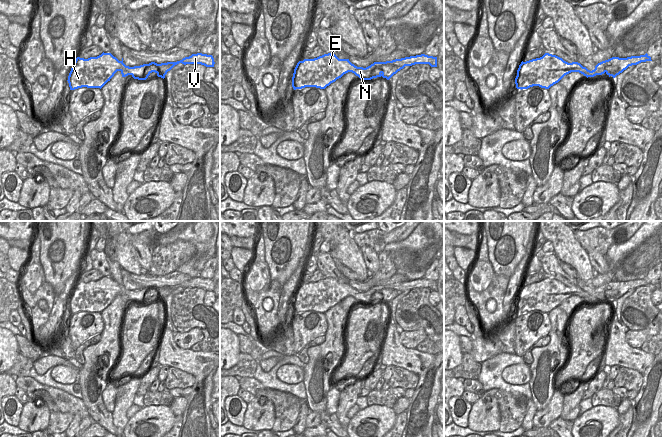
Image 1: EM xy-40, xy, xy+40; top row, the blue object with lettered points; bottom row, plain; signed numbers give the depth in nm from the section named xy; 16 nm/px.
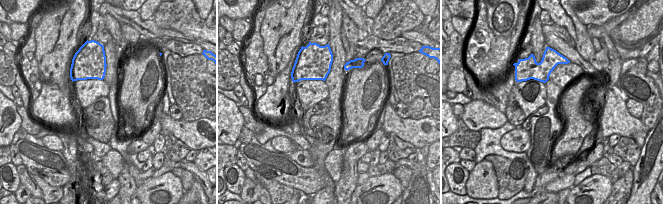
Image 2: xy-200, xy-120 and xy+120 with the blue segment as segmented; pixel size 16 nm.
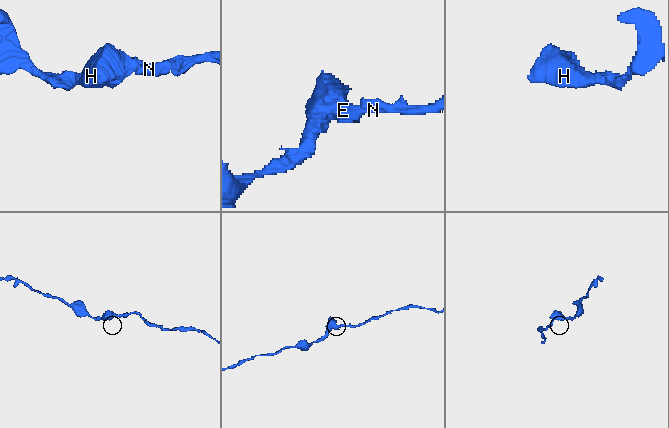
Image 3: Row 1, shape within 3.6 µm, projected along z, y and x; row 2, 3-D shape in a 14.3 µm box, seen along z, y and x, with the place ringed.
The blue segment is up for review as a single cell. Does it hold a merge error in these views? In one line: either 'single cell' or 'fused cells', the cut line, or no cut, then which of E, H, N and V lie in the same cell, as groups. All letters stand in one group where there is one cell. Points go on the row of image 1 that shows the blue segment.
single cell; no cut; E H N V

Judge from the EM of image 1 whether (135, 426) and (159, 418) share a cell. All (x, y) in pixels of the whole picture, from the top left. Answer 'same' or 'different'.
same

